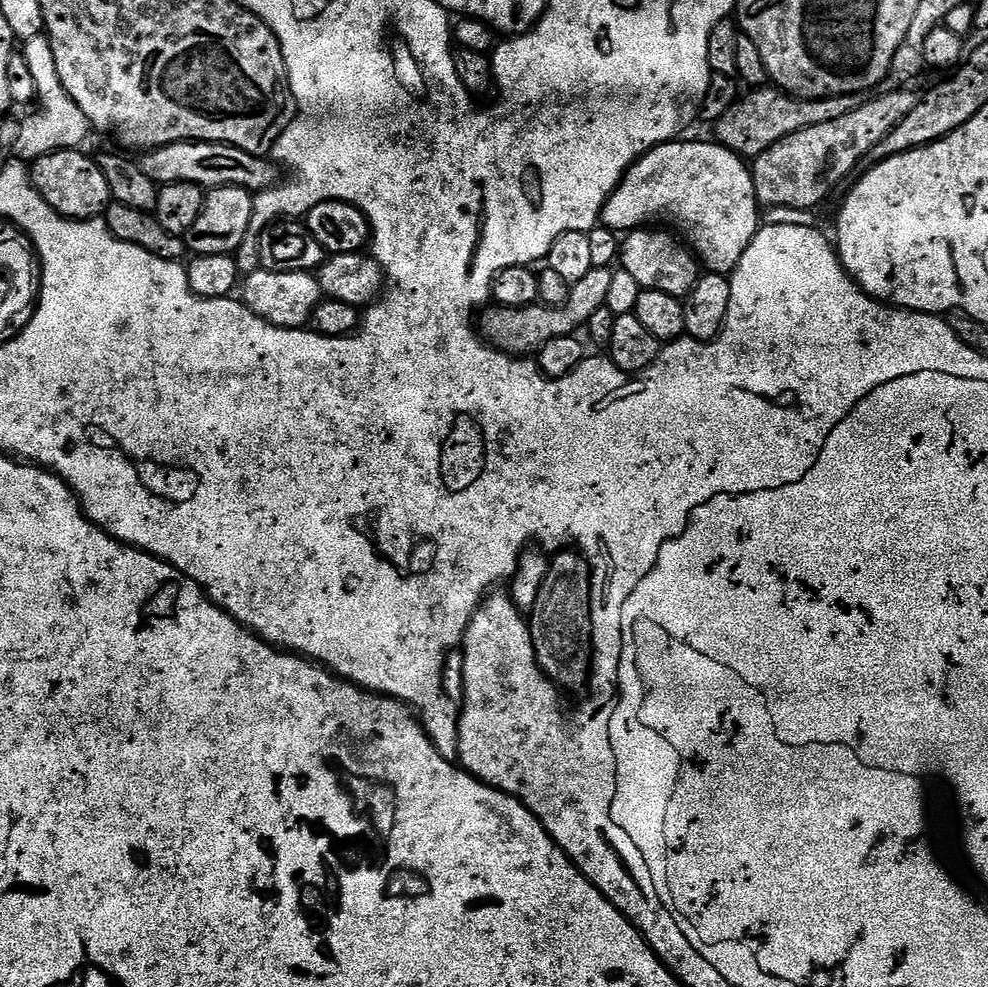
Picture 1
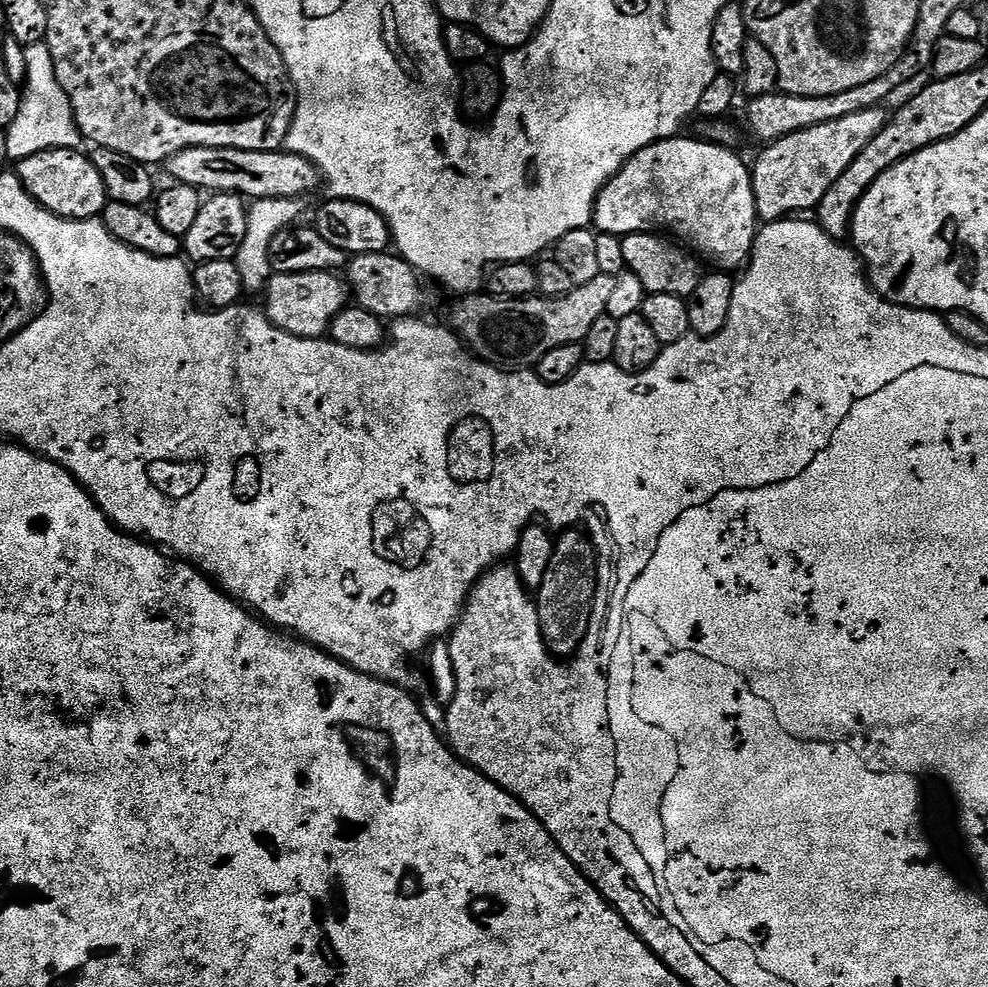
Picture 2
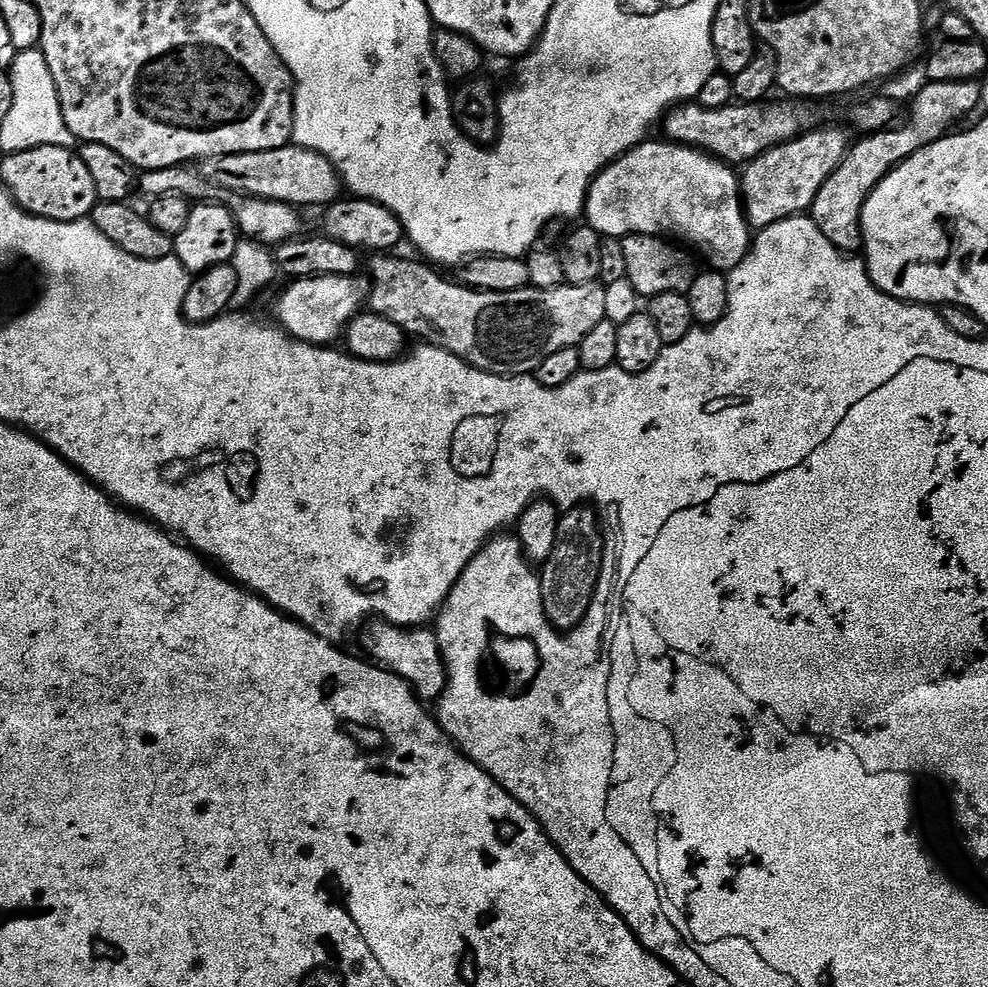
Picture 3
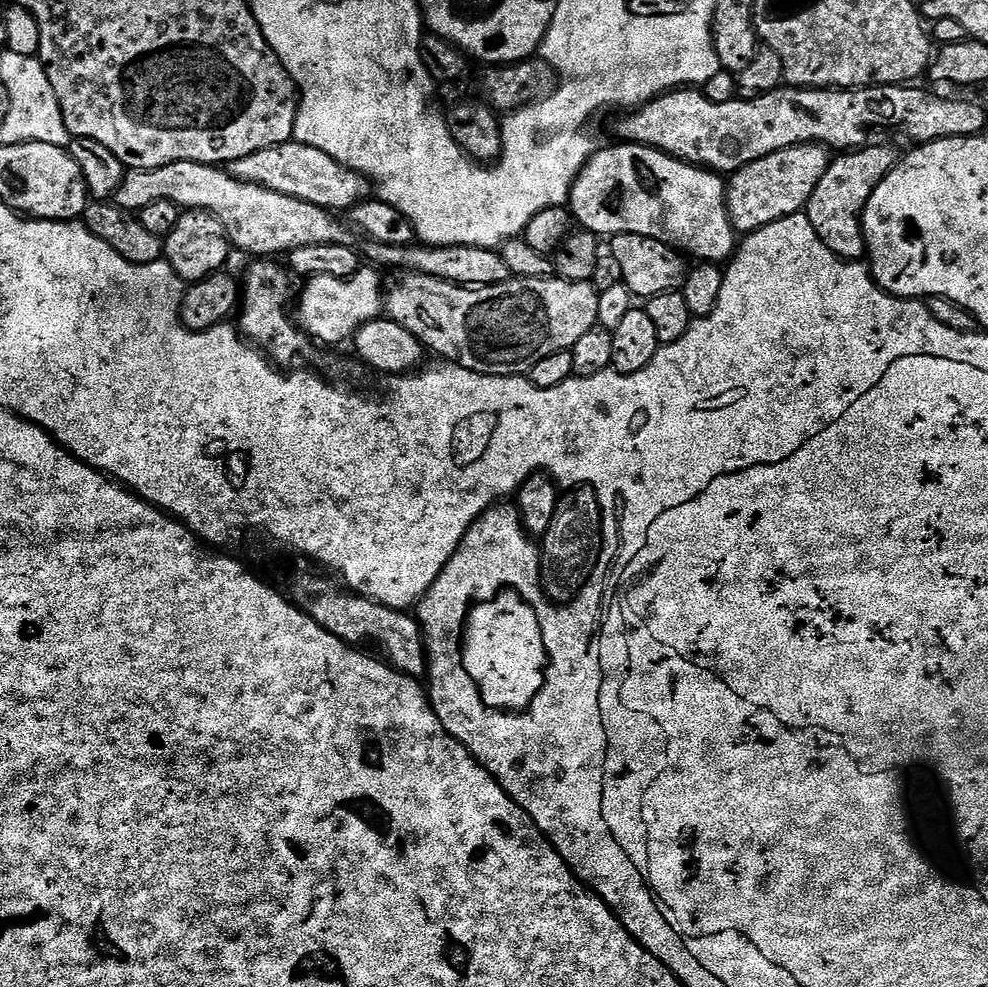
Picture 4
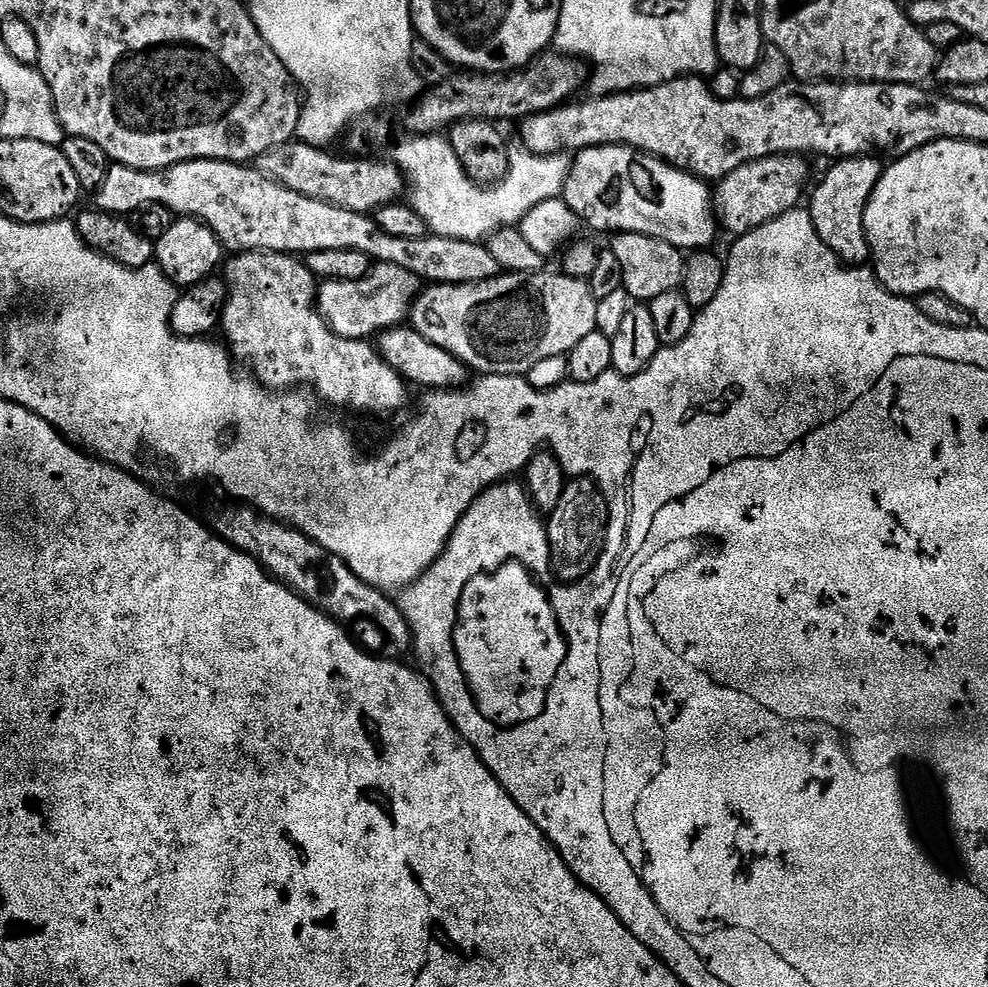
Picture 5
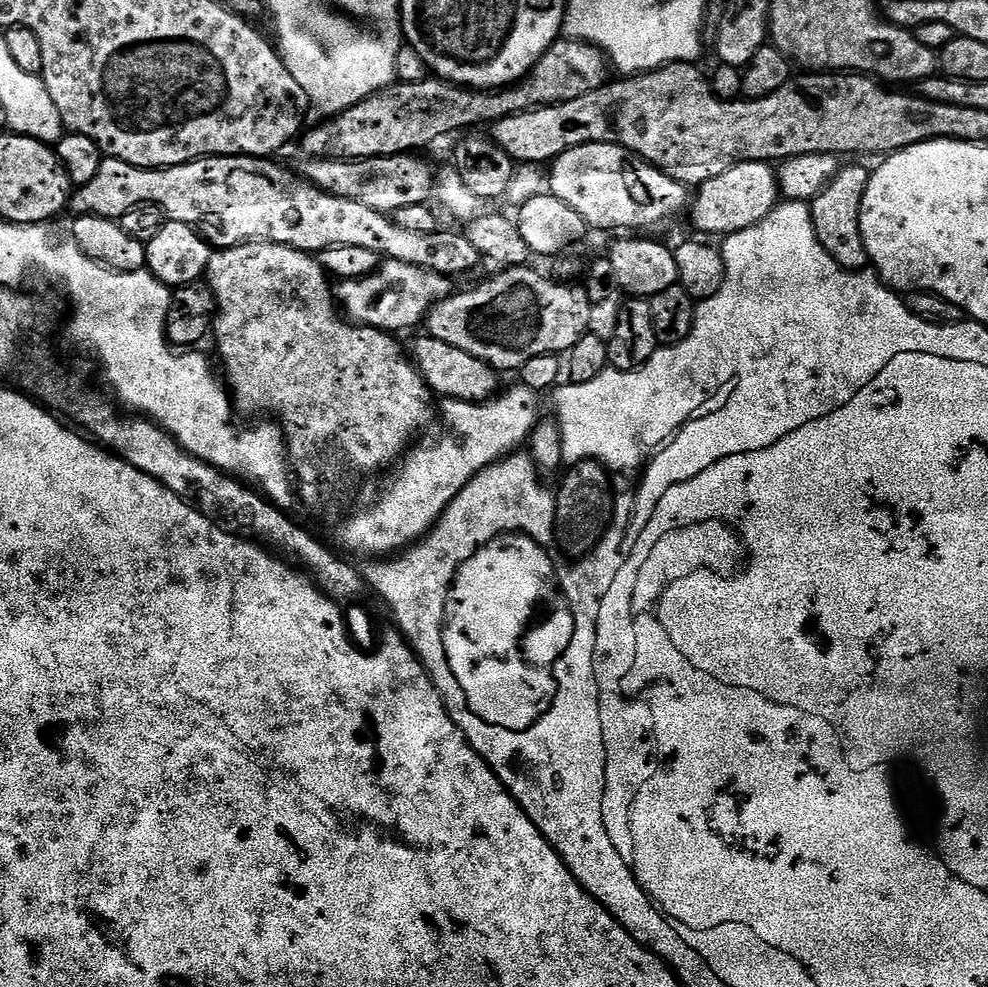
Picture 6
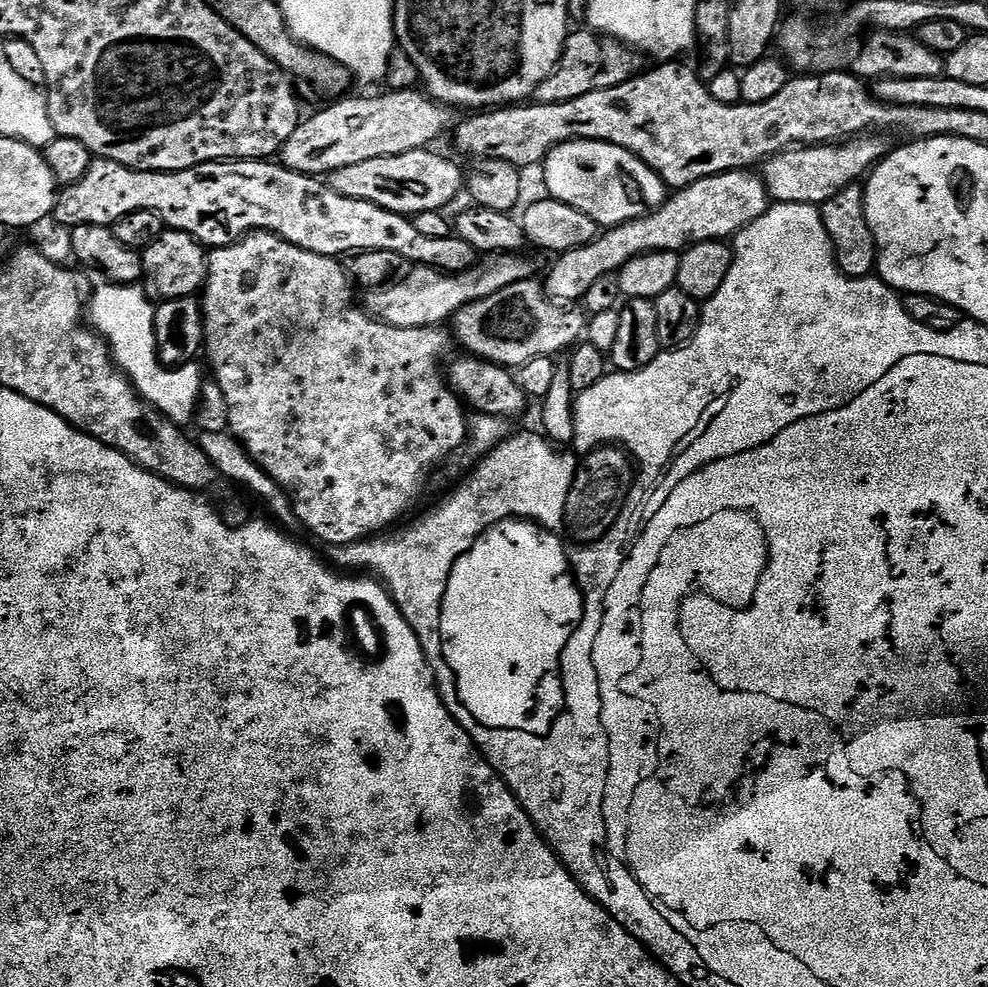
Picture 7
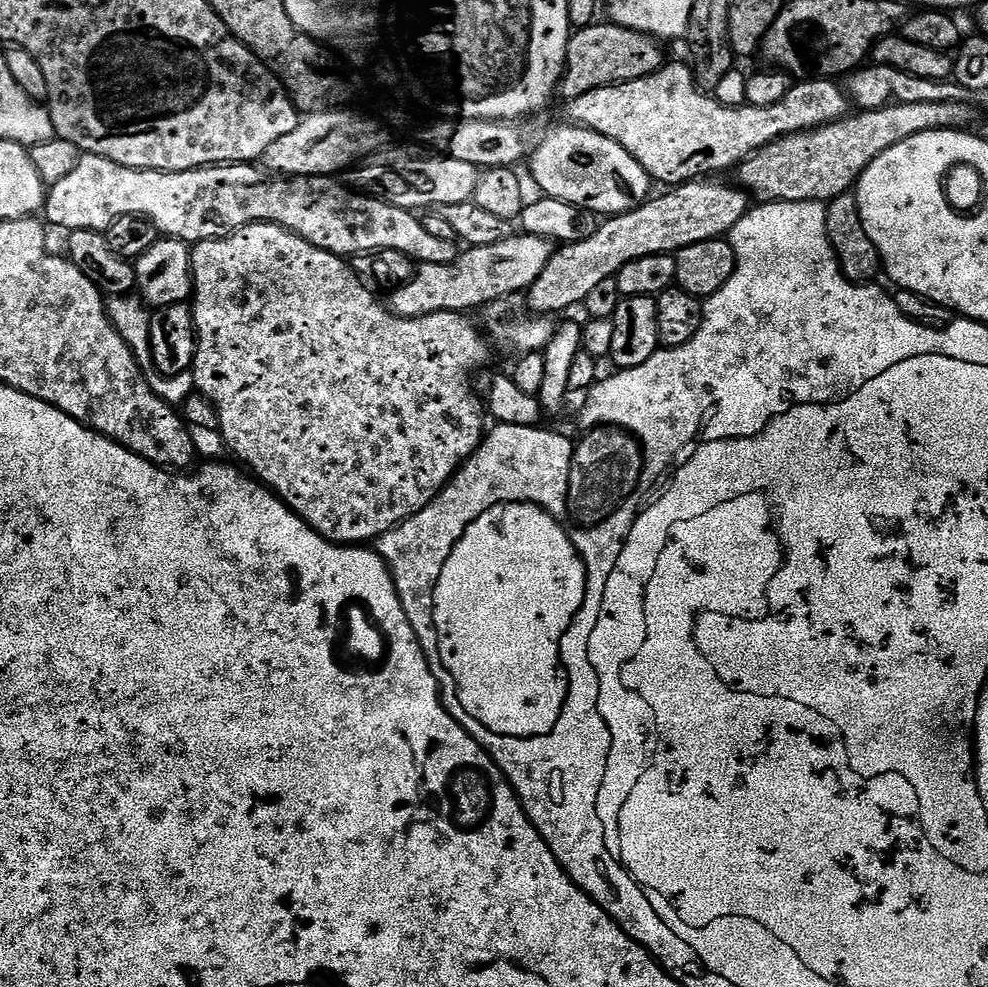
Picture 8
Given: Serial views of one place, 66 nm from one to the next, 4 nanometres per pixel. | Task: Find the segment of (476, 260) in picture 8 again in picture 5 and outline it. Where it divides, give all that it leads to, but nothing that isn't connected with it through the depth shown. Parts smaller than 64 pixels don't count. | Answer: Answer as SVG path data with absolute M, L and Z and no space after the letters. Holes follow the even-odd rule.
M377 263L361 280L325 280L318 288L318 307L320 315L327 320L332 332L342 338L362 340L375 337L387 328L403 325L409 319L412 303L422 291L420 277L410 274L410 270L402 270L402 266Z

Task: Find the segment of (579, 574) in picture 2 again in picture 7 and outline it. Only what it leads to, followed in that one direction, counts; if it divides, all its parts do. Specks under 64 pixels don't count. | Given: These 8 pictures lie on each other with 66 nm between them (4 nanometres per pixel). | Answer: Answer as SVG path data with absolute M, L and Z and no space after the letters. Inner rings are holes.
M601 446L593 448L591 452L583 457L580 468L575 469L572 478L572 488L568 491L568 497L564 503L563 527L568 527L568 532L576 542L599 541L614 526L614 522L620 516L620 510L629 492L632 491L634 483L634 464L629 453L620 446Z

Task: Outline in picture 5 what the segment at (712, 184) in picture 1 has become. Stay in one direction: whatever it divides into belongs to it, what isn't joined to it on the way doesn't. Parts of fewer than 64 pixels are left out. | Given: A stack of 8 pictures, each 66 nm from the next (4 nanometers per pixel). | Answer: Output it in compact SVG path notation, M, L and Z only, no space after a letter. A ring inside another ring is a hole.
M619 144L582 148L575 153L562 193L562 199L585 225L588 223L607 234L646 234L670 242L681 250L708 250L713 247L718 221L712 198L709 185L699 176L691 176L657 156Z

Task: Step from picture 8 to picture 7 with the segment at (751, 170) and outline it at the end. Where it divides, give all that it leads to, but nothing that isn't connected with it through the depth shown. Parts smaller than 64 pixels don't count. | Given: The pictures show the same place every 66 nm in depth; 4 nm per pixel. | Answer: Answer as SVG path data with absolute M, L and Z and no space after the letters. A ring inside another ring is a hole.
M875 135L841 140L835 144L793 146L763 161L762 179L769 197L778 204L814 204L823 206L838 190L863 181L868 173L892 151L893 141L875 140Z

